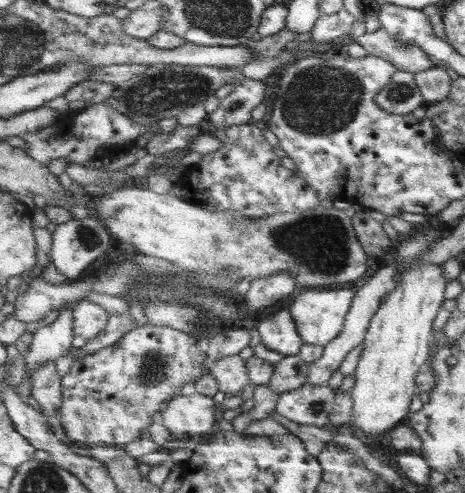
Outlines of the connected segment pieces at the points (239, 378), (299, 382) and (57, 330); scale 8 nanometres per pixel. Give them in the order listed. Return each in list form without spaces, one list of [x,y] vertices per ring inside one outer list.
[[[238,355],[224,356],[211,360],[209,372],[217,379],[220,392],[226,395],[240,395],[251,383],[246,360]]]
[[[299,355],[283,356],[274,365],[275,370],[268,385],[278,393],[297,390],[308,383],[309,365],[310,363],[301,359]]]
[[[74,302],[62,308],[55,321],[49,325],[38,327],[33,333],[33,339],[29,346],[29,353],[25,357],[28,366],[28,378],[22,382],[17,392],[25,400],[32,394],[32,376],[47,361],[54,361],[68,354],[73,348],[74,310],[79,302]]]

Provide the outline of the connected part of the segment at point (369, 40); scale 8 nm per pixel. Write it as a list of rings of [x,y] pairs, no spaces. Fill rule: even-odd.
[[[381,28],[377,33],[367,34],[366,32],[357,38],[351,34],[345,35],[351,42],[358,43],[365,48],[367,55],[378,56],[391,61],[398,70],[418,72],[434,67],[431,57],[428,57],[421,46],[414,42],[403,43],[391,36],[387,30]]]

